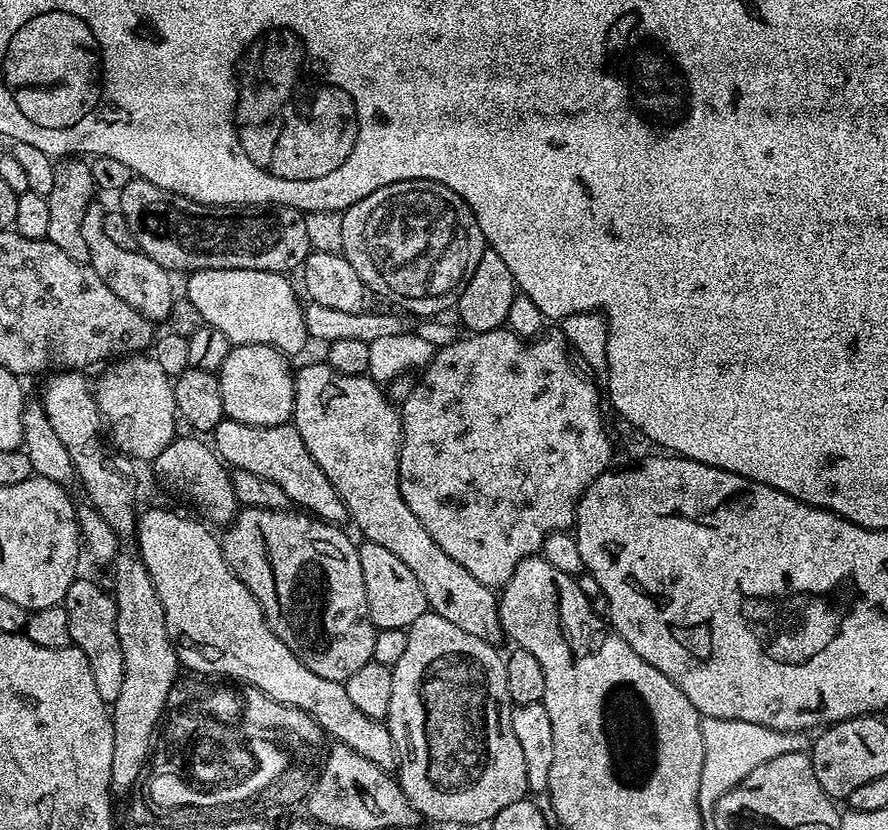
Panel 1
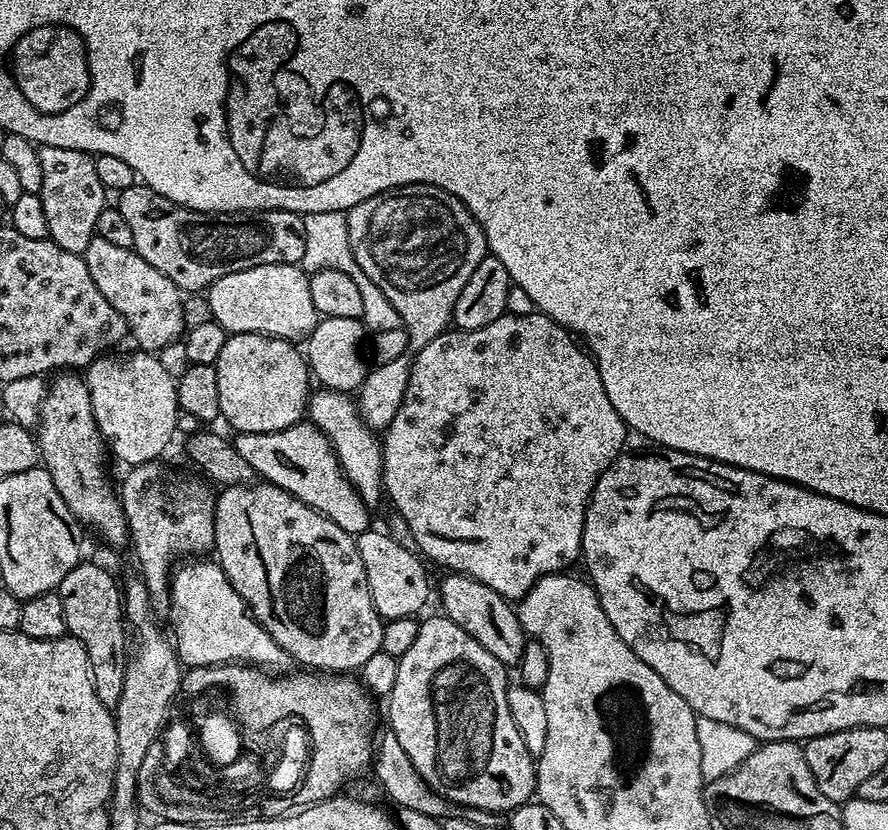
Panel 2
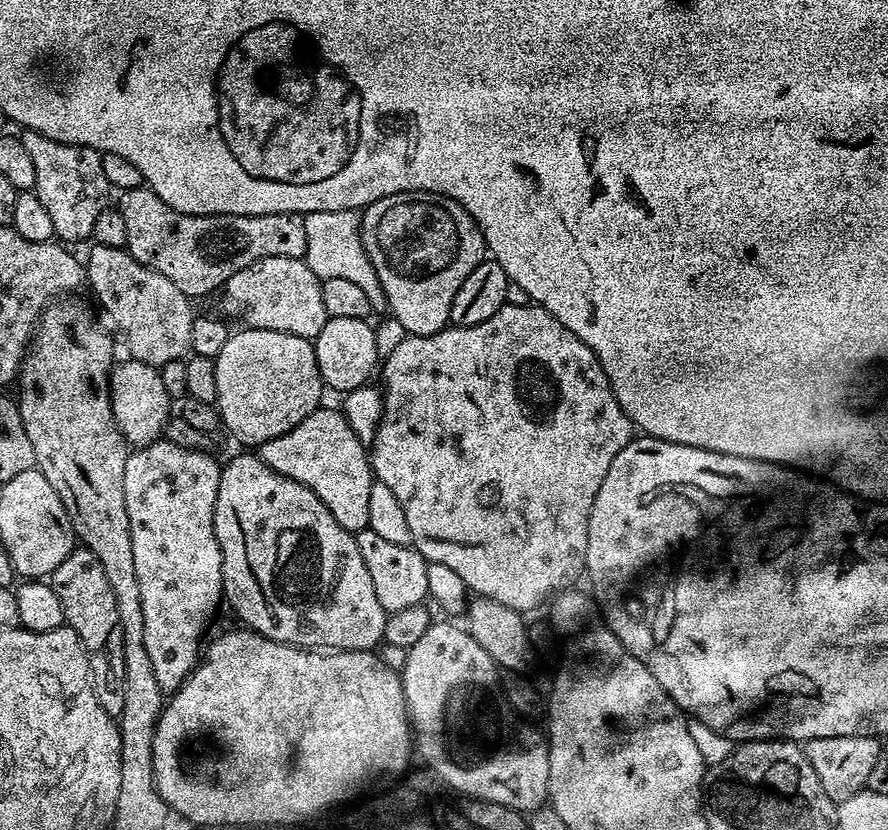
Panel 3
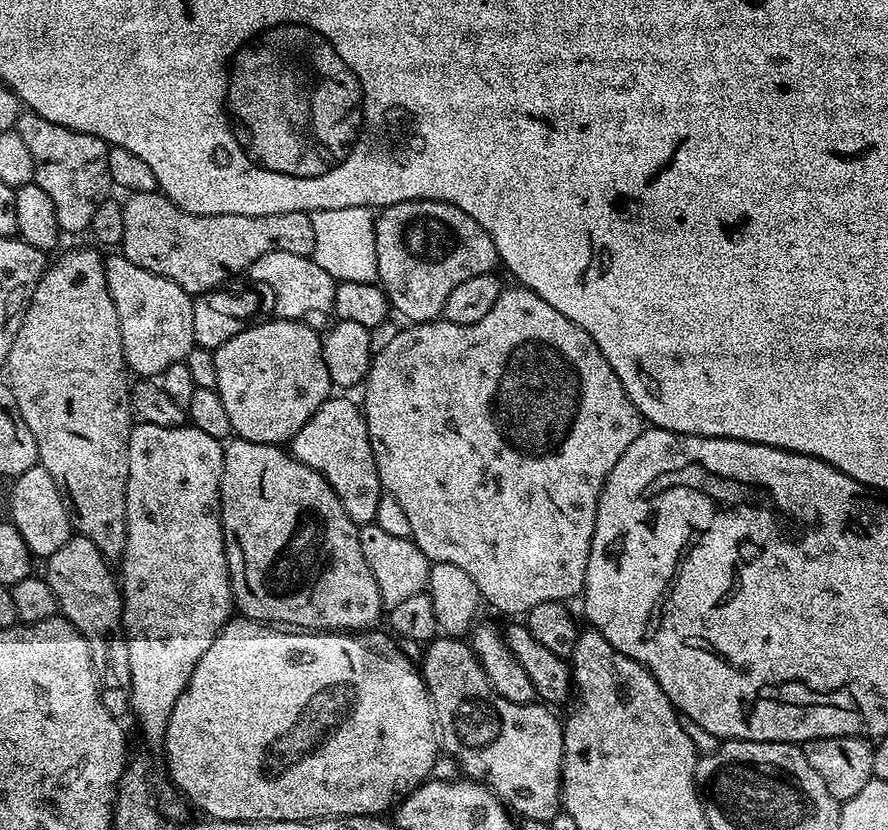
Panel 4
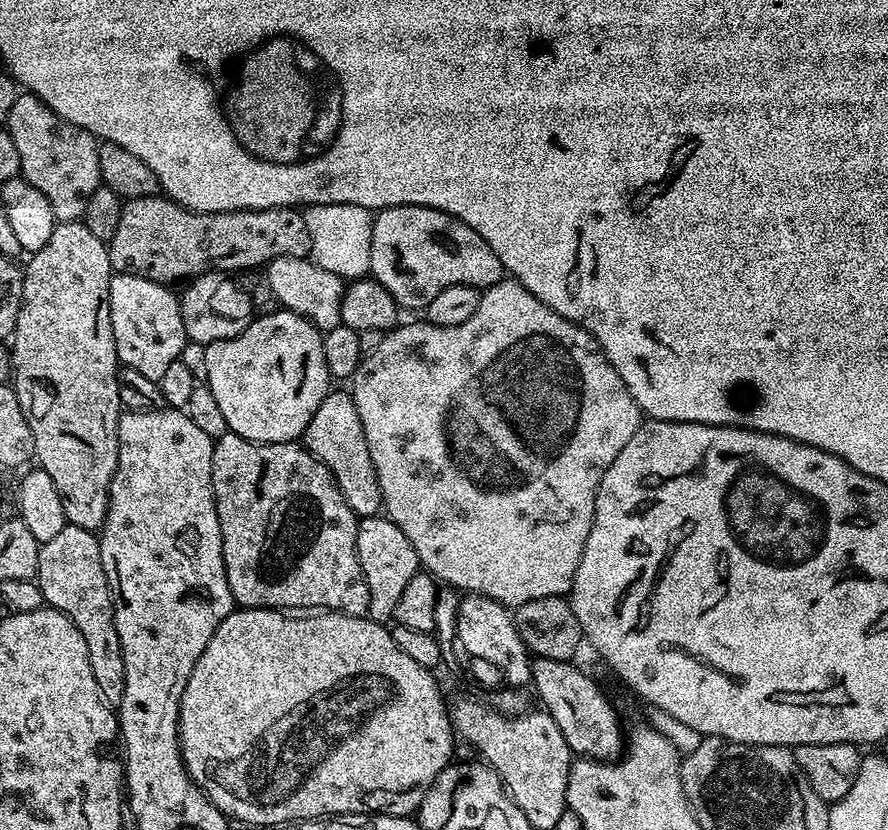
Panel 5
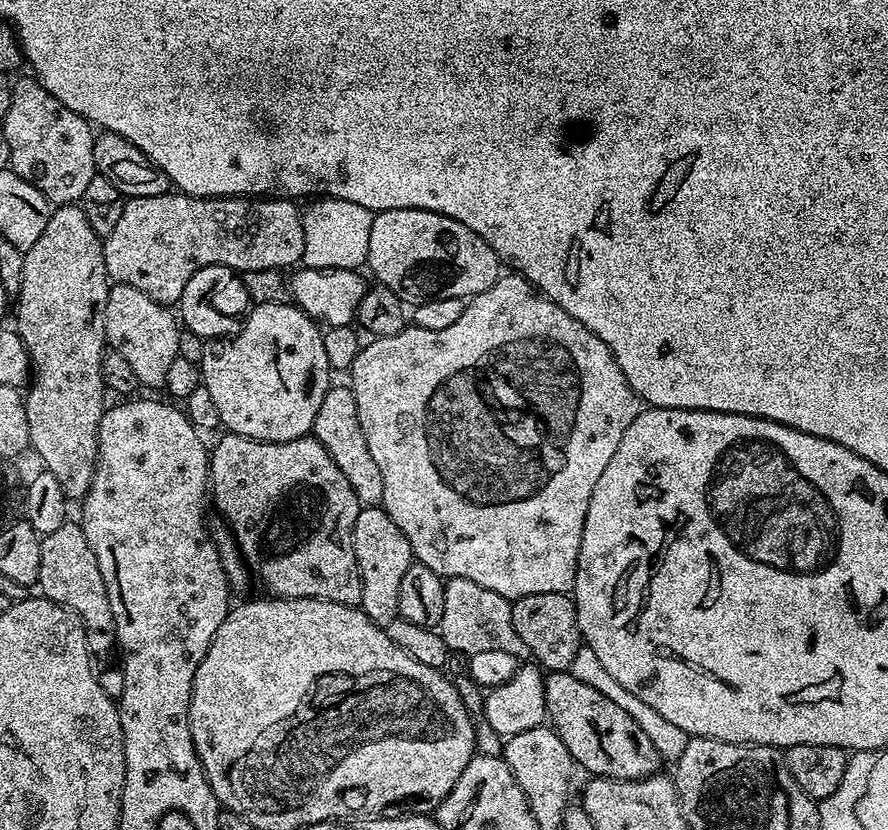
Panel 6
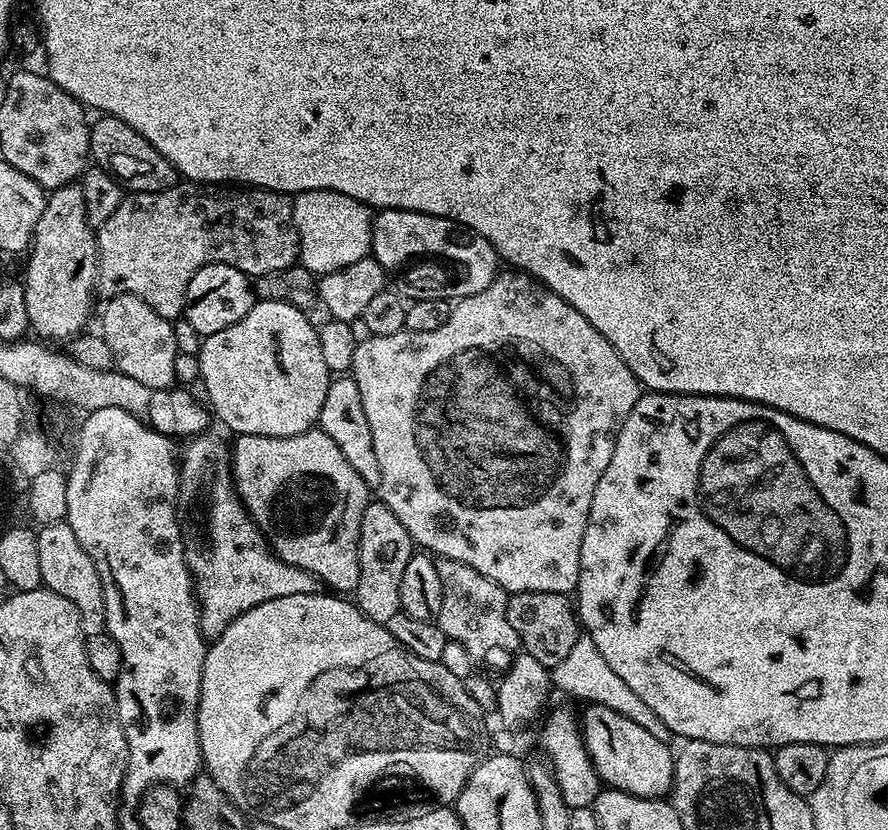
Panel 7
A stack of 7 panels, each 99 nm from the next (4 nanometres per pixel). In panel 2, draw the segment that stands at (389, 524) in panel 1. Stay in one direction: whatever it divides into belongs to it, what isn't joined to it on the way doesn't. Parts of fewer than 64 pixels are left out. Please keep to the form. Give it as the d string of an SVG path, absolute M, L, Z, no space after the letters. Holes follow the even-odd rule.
M320 386L309 395L306 416L326 434L346 478L356 487L360 497L369 506L375 506L380 496L382 500L384 449L381 437L361 418L357 401L347 392L336 392L334 389ZM448 574L445 577L440 584L443 615L458 626L462 626L462 630L466 630L466 634L470 634L470 638L474 638L478 646L490 650L490 654L494 654L498 662L506 666L519 665L526 633L524 627L520 625L520 619L516 617L516 608L505 600L502 594L490 590L490 586L474 578L459 574Z

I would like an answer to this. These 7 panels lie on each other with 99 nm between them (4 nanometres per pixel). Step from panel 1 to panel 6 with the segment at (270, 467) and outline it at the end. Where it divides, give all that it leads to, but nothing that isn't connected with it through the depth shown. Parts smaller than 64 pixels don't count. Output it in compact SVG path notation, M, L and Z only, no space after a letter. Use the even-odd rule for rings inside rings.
M329 387L322 398L322 406L318 406L318 414L312 423L311 435L315 436L318 442L322 442L330 458L338 462L338 470L342 470L342 474L346 474L346 482L354 486L354 494L358 494L361 505L383 505L382 473L378 471L378 465L370 455L370 446L366 446L366 434L362 434L362 426L358 422L358 402L354 402L351 387Z

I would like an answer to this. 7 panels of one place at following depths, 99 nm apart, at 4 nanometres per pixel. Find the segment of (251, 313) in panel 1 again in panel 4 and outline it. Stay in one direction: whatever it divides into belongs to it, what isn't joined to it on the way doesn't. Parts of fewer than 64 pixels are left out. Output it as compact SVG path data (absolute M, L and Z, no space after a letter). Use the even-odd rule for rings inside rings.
M271 252L262 254L258 262L250 269L260 284L265 284L272 291L272 304L276 307L275 315L281 320L296 320L317 330L324 330L334 320L334 294L337 281L332 279L322 266L318 266L311 256L299 256L289 252Z

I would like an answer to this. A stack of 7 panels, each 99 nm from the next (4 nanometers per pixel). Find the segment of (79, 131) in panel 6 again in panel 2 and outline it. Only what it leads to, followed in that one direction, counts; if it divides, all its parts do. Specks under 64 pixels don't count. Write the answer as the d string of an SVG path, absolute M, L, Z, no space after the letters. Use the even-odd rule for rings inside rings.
M43 146L40 157L42 190L38 195L42 210L46 210L48 239L62 246L62 250L70 250L70 254L83 256L86 246L90 246L92 237L96 235L98 214L102 214L106 206L106 190L102 178L98 178L93 153L66 146Z

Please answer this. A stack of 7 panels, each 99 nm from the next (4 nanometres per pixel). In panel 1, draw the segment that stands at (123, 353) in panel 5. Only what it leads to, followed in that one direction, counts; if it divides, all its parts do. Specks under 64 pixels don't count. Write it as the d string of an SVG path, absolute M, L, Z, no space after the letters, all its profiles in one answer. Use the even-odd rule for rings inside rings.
M94 202L82 218L82 238L86 238L86 247L90 250L88 263L91 264L94 274L98 274L98 278L102 278L102 282L106 282L106 286L110 286L110 290L114 290L114 294L122 298L122 302L134 306L134 310L138 310L146 319L153 322L167 321L174 299L173 277L167 268L158 266L158 262L154 262L154 258L150 258L146 253L139 250L122 250L122 246L114 246L114 241L102 227L105 211L105 205Z

